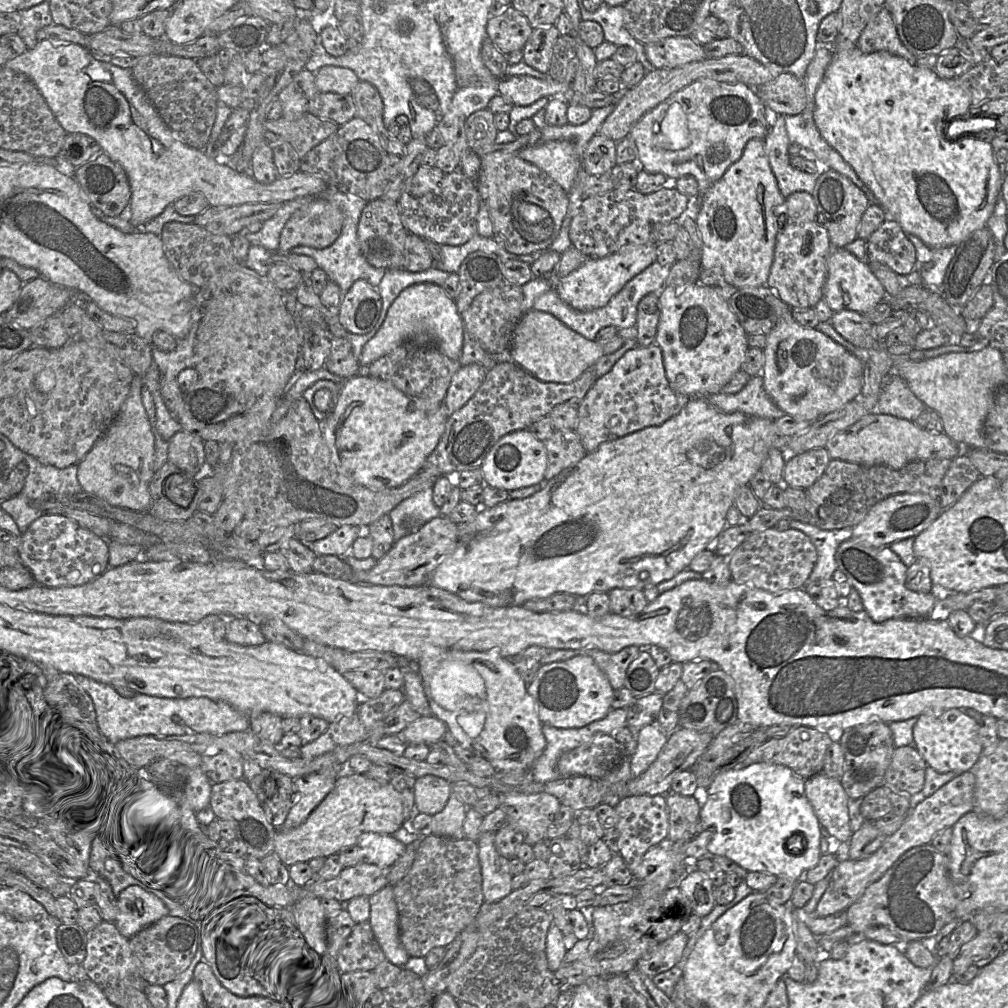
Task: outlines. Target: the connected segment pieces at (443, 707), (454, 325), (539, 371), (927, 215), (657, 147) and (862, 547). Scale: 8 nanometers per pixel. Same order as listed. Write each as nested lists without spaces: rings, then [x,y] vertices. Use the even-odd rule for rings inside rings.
[[[498,647],[488,651],[447,649],[436,657],[421,658],[416,664],[433,716],[445,722],[460,745],[486,758],[497,771],[531,771],[534,761],[545,749],[546,739],[536,703],[512,659],[503,657]]]
[[[420,283],[403,290],[390,306],[386,318],[375,336],[363,347],[360,365],[369,366],[400,345],[434,345],[450,359],[459,361],[464,341],[464,323],[456,302],[444,289],[432,283]]]
[[[530,310],[517,323],[509,356],[537,379],[545,382],[571,383],[604,355],[602,345],[588,340],[567,327],[550,313]]]
[[[858,43],[852,49],[834,49],[832,60],[819,85],[814,102],[811,104],[815,124],[825,141],[834,148],[854,169],[857,176],[873,192],[875,199],[887,214],[887,219],[896,221],[905,233],[913,234],[932,248],[958,246],[976,230],[987,226],[998,198],[1001,196],[1003,172],[993,157],[991,142],[967,134],[958,138],[947,137],[948,125],[959,118],[969,118],[972,107],[971,94],[956,80],[945,80],[938,76],[935,69],[923,68],[910,64],[906,59],[886,51],[864,53]]]
[[[702,79],[675,93],[648,111],[632,127],[629,136],[638,150],[637,165],[649,173],[665,175],[671,182],[683,176],[693,176],[698,182],[698,195],[690,198],[690,213],[697,214],[702,196],[720,180],[731,165],[743,155],[747,143],[754,138],[764,139],[776,122],[776,114],[767,109],[751,88],[743,83],[722,83]]]
[[[851,538],[841,542],[837,548],[835,559],[837,569],[848,578],[863,603],[863,610],[877,623],[889,619],[929,618],[937,602],[935,592],[940,592],[932,586],[932,592],[920,593],[905,586],[907,566],[888,547],[871,547]]]

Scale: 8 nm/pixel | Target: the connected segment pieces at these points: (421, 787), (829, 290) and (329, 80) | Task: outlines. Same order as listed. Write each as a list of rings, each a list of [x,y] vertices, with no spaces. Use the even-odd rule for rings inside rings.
[[[441,777],[418,778],[414,786],[415,810],[433,816],[443,810],[451,792],[451,784]]]
[[[833,248],[827,263],[827,279],[824,286],[824,299],[834,312],[850,310],[865,314],[877,304],[885,301],[887,294],[868,263],[859,260],[846,248]]]
[[[323,66],[315,73],[316,87],[320,93],[351,95],[359,81],[353,70],[340,66]]]

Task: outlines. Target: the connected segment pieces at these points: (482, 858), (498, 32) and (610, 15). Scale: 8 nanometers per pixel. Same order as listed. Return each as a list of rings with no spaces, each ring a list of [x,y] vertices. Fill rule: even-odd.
[[[496,832],[481,833],[476,841],[485,903],[499,902],[512,892],[510,860],[497,851],[495,836]]]
[[[511,6],[490,18],[487,24],[488,36],[505,55],[524,50],[533,30],[527,17]]]
[[[604,2],[595,12],[588,11],[585,7],[580,7],[583,20],[595,21],[604,30],[605,41],[618,46],[629,46],[637,53],[637,60],[644,66],[647,72],[655,68],[646,54],[645,44],[638,41],[626,28],[625,6],[612,6]]]

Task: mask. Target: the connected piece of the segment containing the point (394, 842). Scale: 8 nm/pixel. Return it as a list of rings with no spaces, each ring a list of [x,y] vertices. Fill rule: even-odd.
[[[373,832],[361,834],[356,845],[363,850],[364,862],[379,867],[391,867],[406,847],[393,835]]]

